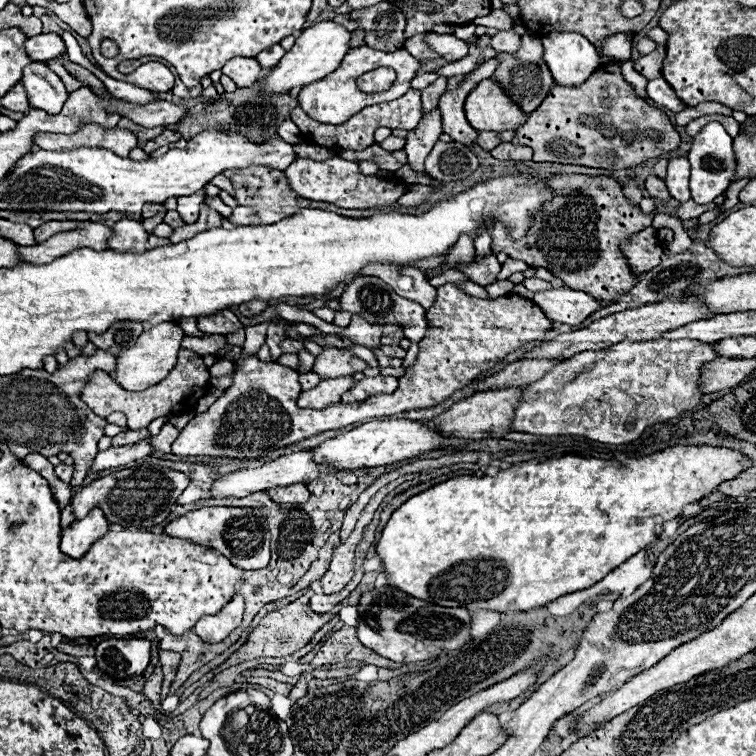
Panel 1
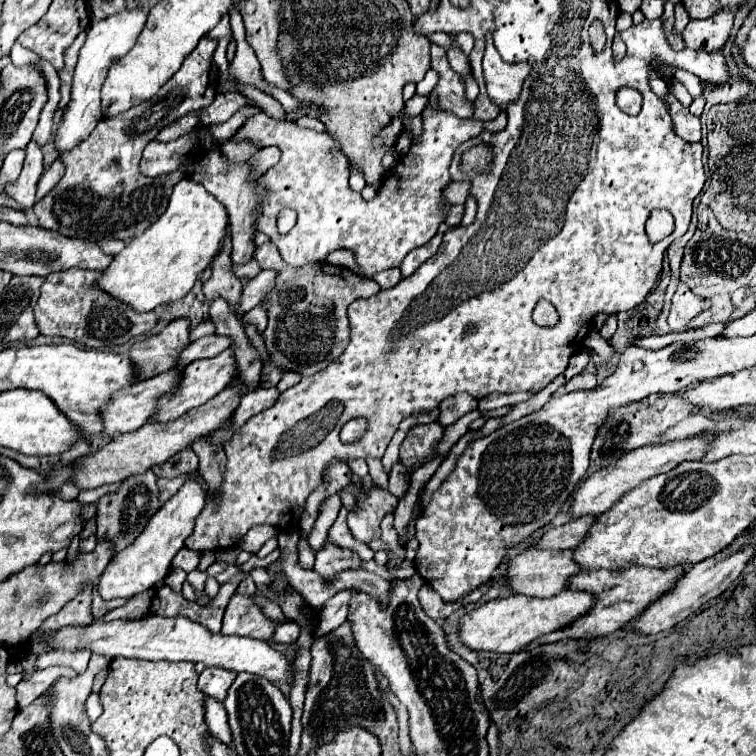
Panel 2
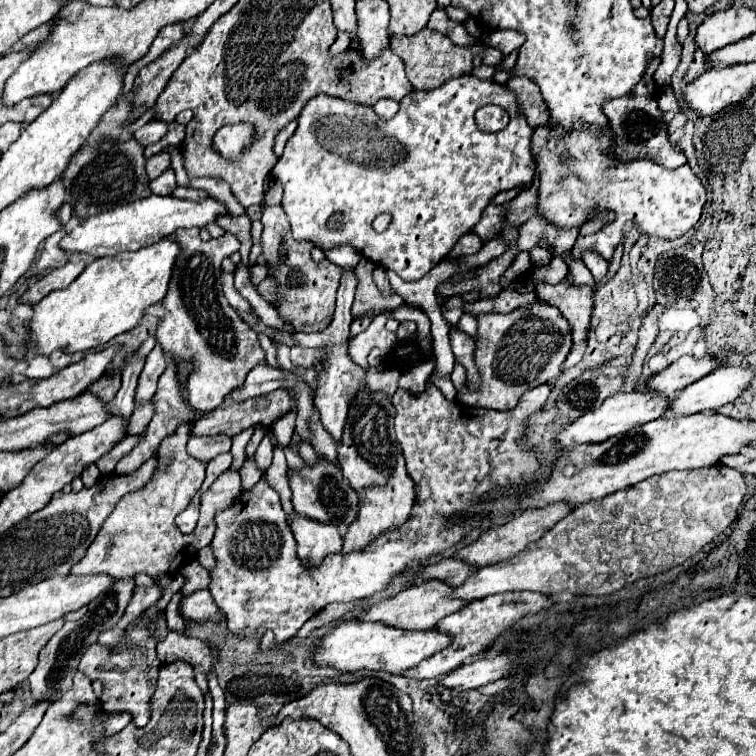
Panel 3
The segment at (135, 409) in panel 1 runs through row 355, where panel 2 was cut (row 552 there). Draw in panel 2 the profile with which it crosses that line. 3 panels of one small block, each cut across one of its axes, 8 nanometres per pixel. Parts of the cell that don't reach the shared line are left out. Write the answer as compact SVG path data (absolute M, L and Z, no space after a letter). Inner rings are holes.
M182 548L182 550L174 556L172 566L174 566L174 568L182 568L184 572L196 570L196 566L198 566L198 552L188 550L188 548Z

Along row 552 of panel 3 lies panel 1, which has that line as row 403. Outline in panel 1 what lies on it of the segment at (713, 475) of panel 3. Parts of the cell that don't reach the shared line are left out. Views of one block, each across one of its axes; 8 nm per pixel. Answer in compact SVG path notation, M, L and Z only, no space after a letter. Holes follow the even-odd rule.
M646 340L646 342L618 342L604 350L586 350L556 364L540 380L522 388L522 400L514 410L512 432L526 432L536 436L584 436L604 444L626 444L636 440L648 426L680 416L692 410L698 400L698 374L706 360L714 360L712 344L696 340Z

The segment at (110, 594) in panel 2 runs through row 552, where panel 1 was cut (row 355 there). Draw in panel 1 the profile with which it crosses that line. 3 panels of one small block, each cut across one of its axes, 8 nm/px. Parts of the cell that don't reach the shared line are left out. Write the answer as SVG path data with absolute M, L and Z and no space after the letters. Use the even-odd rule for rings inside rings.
M162 322L162 324L152 326L150 330L146 330L138 336L134 346L130 346L128 350L124 350L122 354L116 356L116 368L112 372L108 372L110 378L114 382L118 382L124 390L130 390L130 392L146 390L148 386L162 382L176 364L176 354L178 354L178 346L180 346L182 338L184 338L182 328L178 328L178 324L174 324L174 322Z

